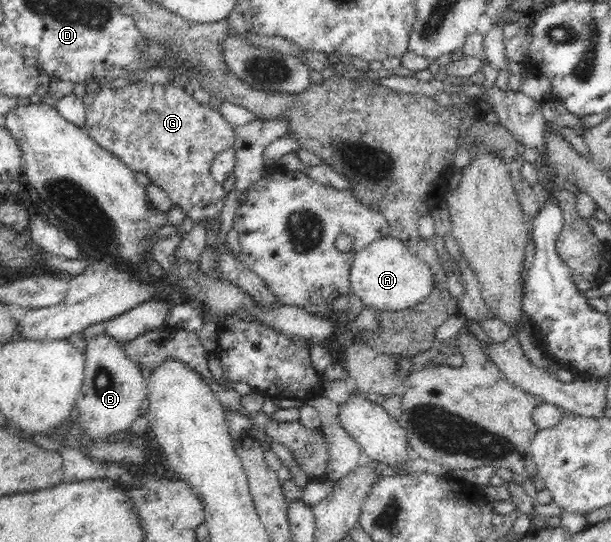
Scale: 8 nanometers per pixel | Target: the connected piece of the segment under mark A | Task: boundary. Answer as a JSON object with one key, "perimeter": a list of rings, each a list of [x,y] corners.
{"perimeter":[[[387,236],[373,241],[355,255],[349,269],[350,295],[359,298],[364,308],[381,314],[397,313],[427,299],[435,287],[434,276],[429,265],[419,260],[414,250],[407,248],[399,239]]]}

